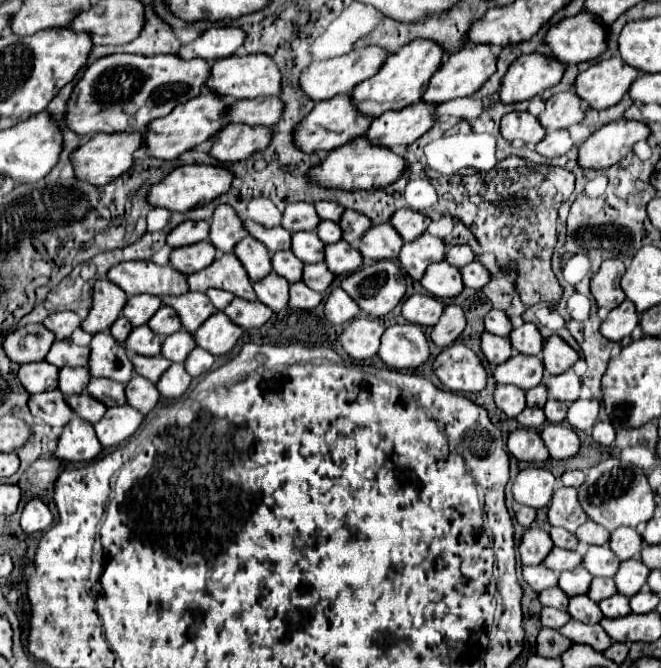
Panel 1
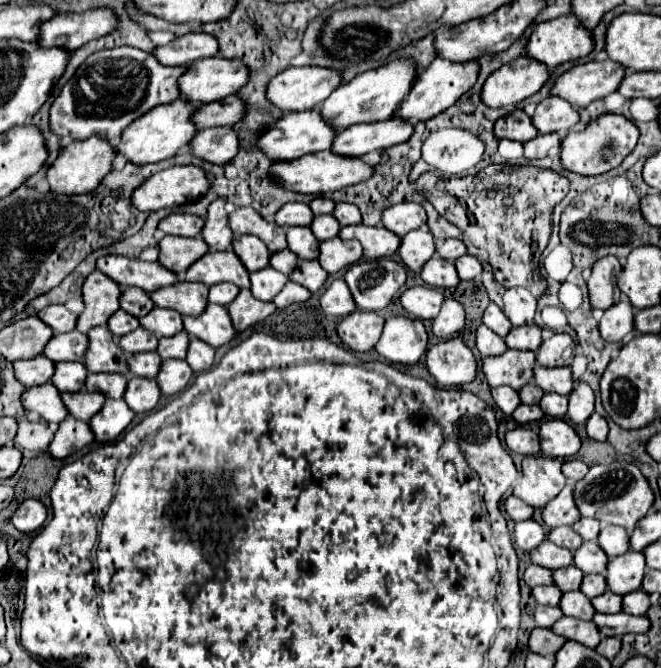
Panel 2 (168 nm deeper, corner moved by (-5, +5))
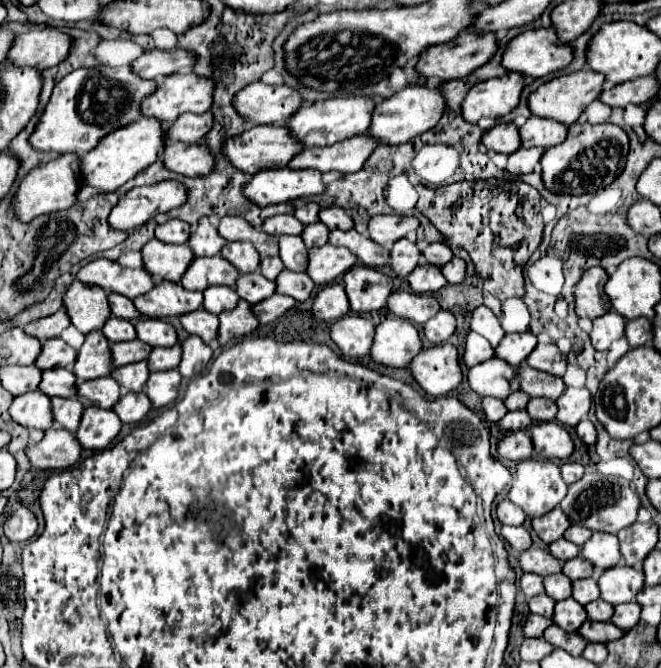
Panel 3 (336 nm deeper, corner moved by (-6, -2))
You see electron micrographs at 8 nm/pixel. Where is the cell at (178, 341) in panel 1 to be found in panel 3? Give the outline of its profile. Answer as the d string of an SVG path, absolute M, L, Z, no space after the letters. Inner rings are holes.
M178 343L174 347L154 347L148 357L148 369L150 371L176 369L180 359L182 359L182 351L180 351Z

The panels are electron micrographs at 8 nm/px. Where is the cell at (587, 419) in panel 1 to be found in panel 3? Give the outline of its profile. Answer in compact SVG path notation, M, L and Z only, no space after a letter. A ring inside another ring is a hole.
M568 387L562 395L562 399L556 401L558 403L558 415L556 421L560 421L566 427L576 427L590 411L590 391L584 389L574 389Z

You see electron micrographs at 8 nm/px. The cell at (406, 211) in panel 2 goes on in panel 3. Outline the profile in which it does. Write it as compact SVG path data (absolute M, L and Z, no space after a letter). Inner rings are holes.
M376 215L370 219L368 231L372 241L390 247L392 243L416 231L418 227L420 221L414 215Z

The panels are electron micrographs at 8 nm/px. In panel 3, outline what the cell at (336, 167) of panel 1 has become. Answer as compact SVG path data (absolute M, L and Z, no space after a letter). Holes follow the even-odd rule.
M290 167L258 171L244 187L244 195L262 207L294 201L300 197L320 195L324 191L326 185L322 183L322 173L314 169L292 171Z

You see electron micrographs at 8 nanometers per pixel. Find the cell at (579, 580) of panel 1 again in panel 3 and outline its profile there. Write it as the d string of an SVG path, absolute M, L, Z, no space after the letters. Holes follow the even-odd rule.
M554 573L554 575L544 577L544 589L546 589L546 595L550 595L554 601L562 601L562 599L572 597L572 581L562 573Z

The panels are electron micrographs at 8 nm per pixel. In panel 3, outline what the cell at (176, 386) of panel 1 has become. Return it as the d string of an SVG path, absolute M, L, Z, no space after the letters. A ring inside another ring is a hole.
M178 369L152 373L146 383L146 395L152 401L152 407L164 407L176 401L178 389L180 389L182 375Z

